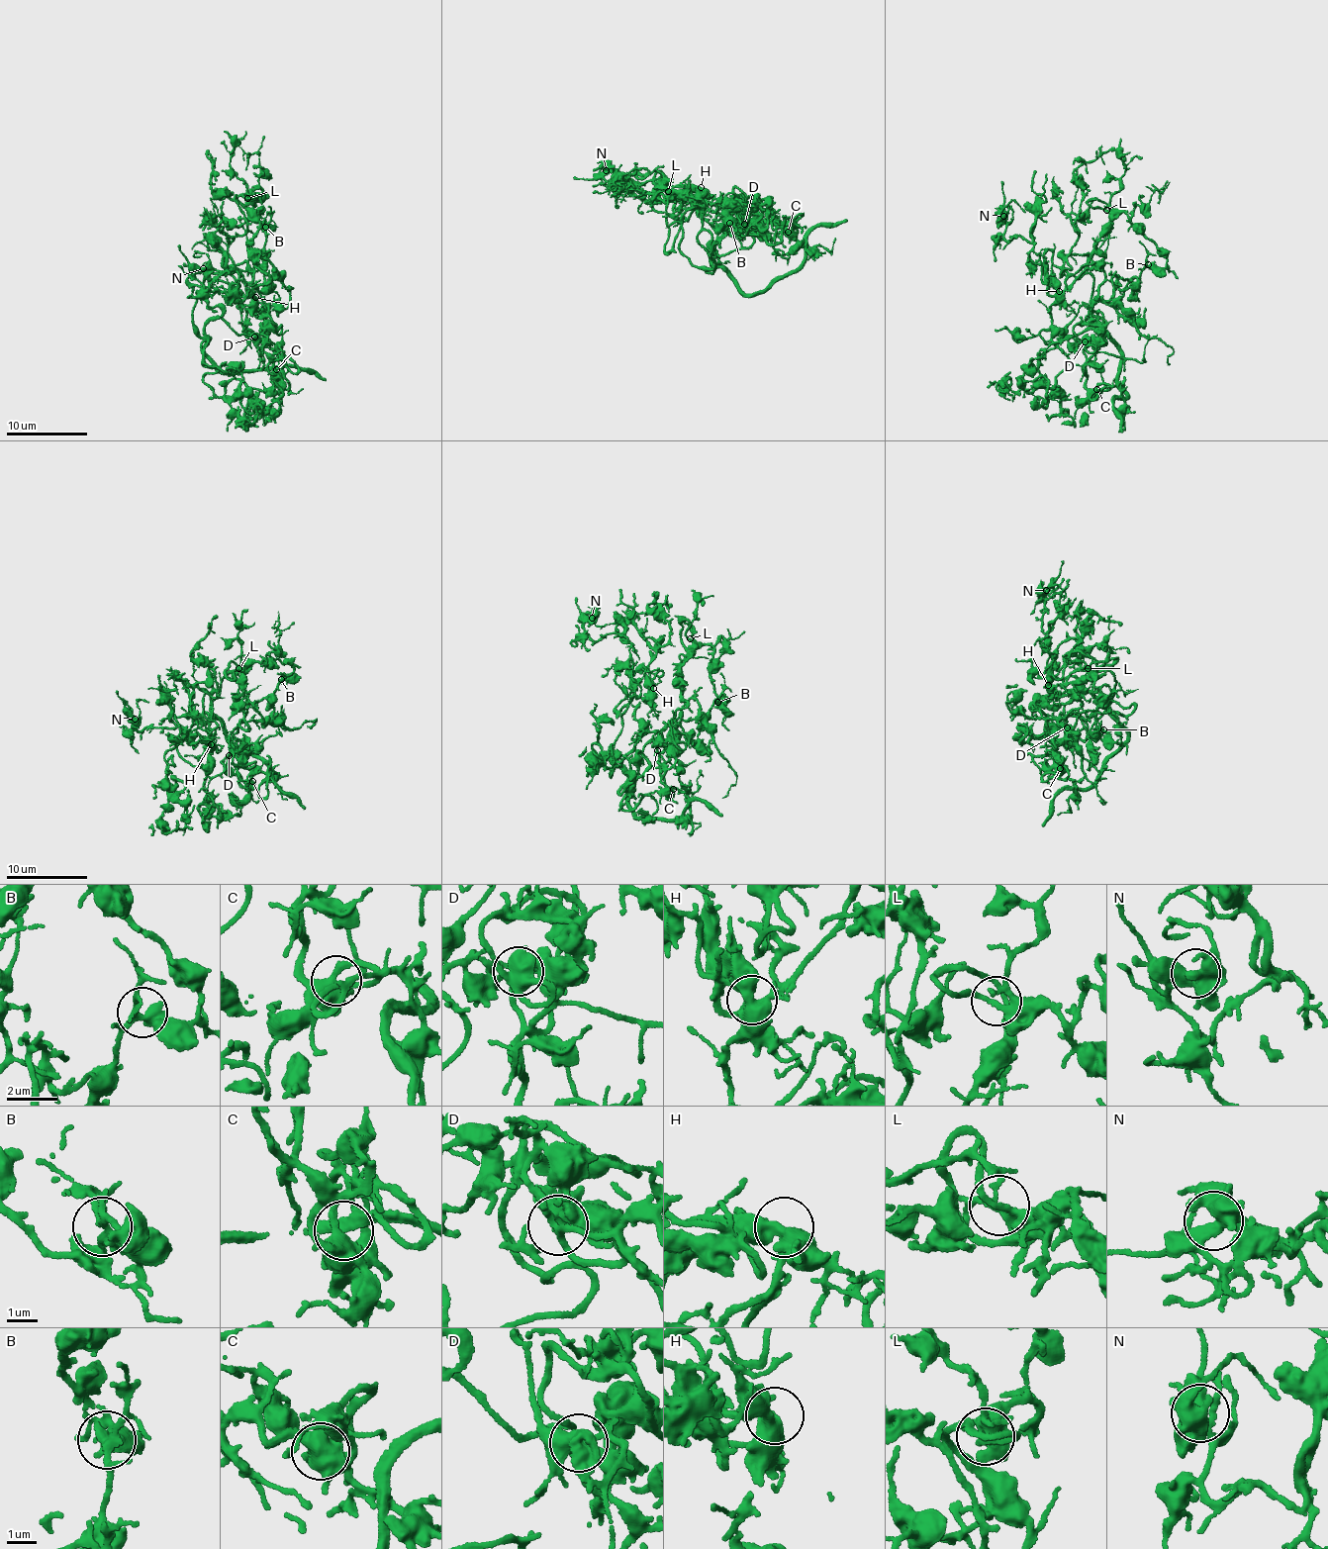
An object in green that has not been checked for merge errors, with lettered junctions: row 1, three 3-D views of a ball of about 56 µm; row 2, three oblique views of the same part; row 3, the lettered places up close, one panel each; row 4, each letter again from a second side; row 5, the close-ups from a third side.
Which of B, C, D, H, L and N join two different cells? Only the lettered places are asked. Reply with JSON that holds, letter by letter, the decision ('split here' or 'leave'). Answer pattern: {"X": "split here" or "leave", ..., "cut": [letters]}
{"B": "leave", "C": "leave", "D": "leave", "H": "leave", "L": "leave", "N": "leave", "cut": []}

